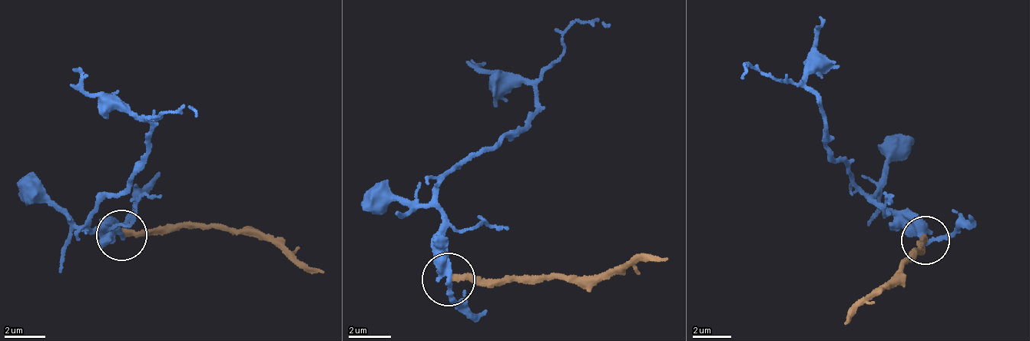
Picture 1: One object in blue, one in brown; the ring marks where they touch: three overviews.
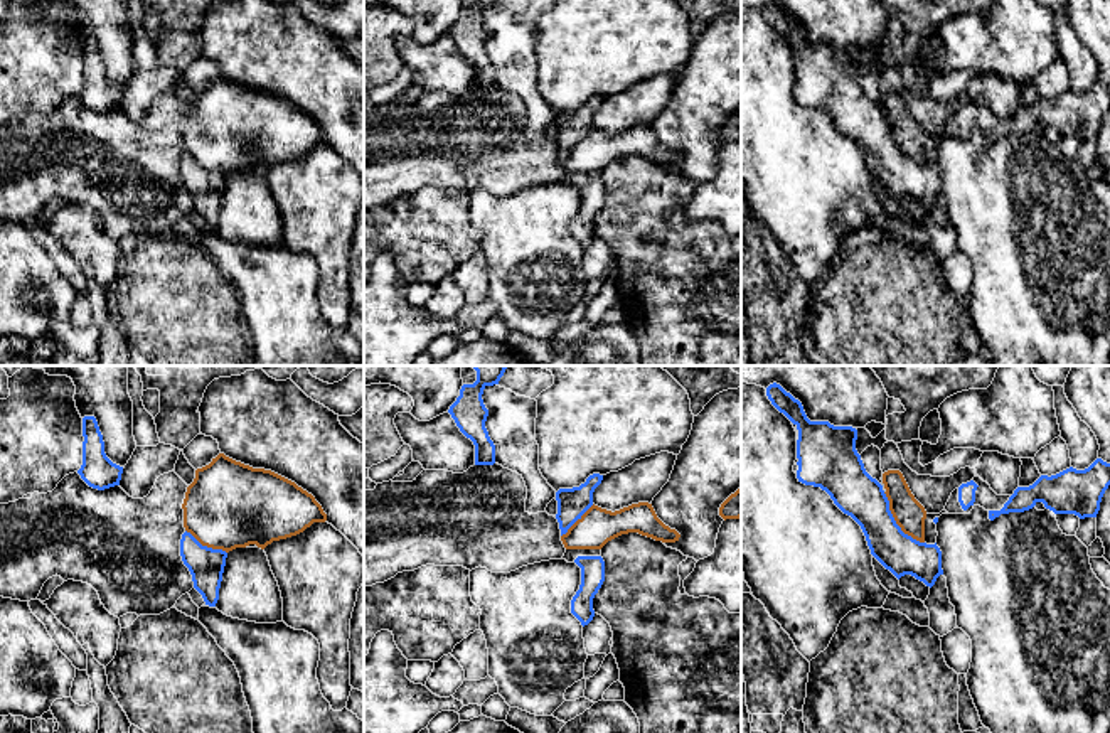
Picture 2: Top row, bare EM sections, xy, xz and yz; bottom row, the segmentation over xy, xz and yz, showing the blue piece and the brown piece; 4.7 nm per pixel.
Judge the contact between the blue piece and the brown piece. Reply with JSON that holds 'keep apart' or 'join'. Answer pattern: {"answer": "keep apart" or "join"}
{"answer": "keep apart"}

